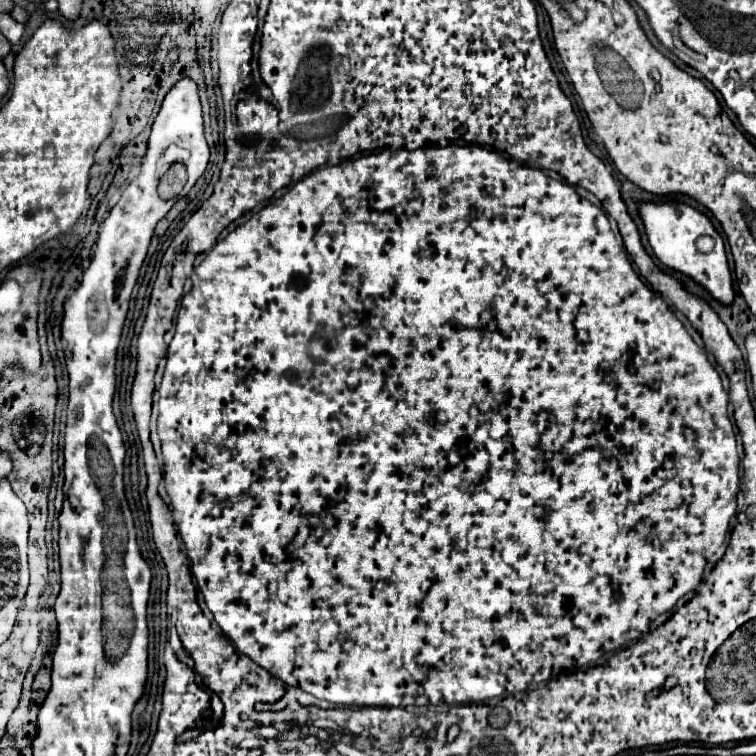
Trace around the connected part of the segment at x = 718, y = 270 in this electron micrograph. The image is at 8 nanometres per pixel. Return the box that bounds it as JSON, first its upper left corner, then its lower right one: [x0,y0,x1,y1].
[638,197,734,305]

